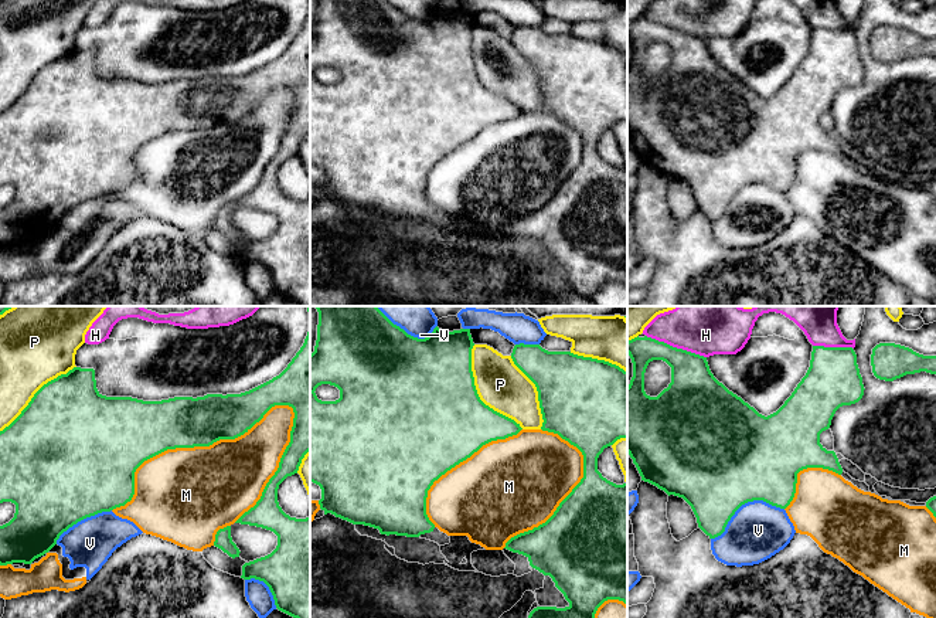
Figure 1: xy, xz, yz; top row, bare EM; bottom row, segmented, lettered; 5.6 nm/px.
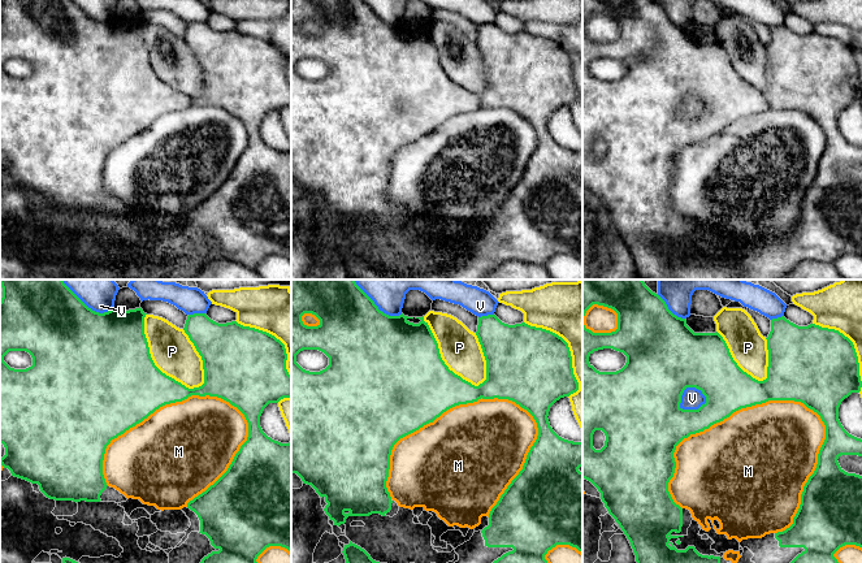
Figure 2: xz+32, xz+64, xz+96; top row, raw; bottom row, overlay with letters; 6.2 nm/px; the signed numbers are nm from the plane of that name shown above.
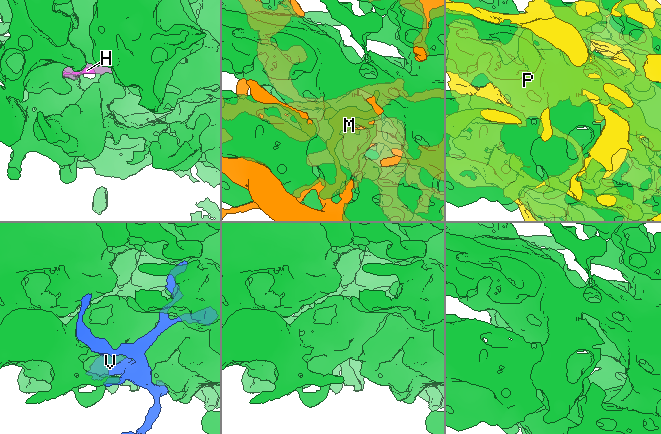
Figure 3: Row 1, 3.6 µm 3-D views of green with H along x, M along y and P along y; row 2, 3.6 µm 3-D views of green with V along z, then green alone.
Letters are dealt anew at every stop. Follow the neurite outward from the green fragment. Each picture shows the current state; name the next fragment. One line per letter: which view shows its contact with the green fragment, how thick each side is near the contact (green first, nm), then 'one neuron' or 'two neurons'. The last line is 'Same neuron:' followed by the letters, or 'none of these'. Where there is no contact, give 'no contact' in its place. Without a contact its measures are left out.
H: meets green in yz; 260 nm thick on the green side, 220 nm on the other; two neurons
M: meets green in xy; 300 nm thick on the green side, 500 nm on the other; two neurons
P: meets green in xz; 500 nm thick on the green side, 280 nm on the other; two neurons
V: meets green in yz; 500 nm thick on the green side, 320 nm on the other; two neurons
Same neuron: none of these

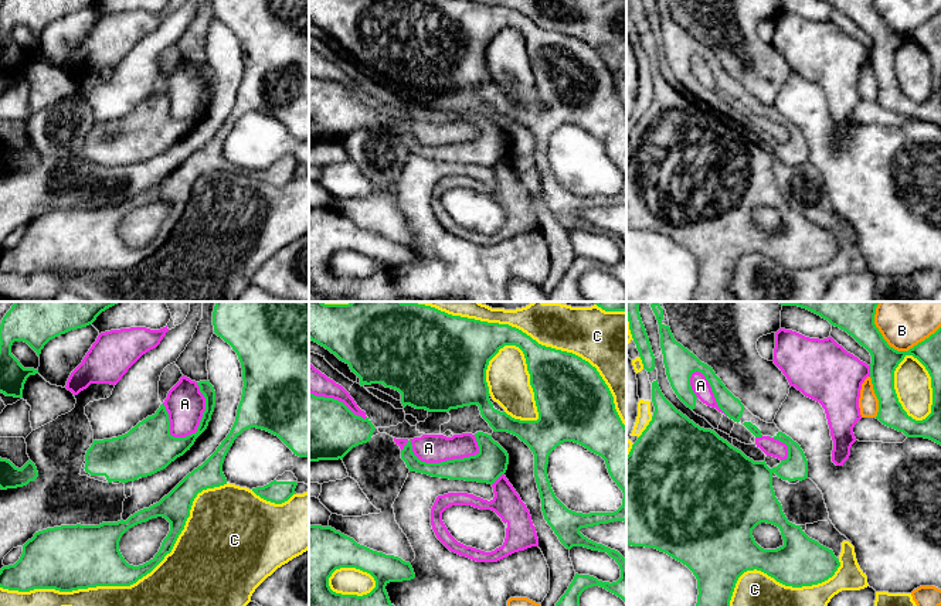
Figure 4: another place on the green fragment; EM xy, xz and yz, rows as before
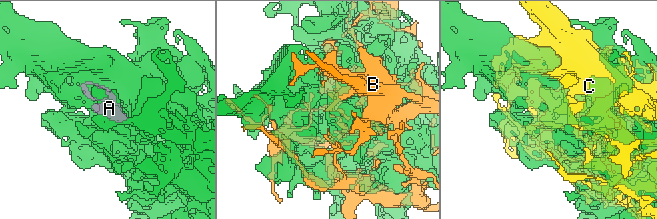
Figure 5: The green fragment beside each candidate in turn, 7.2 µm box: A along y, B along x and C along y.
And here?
A: meets green in xz; 170 nm thick on the green side, 160 nm on the other; one neuron
B: meets green in yz; 160 nm thick on the green side, 190 nm on the other; two neurons
C: meets green in xy; 300 nm thick on the green side, 480 nm on the other; two neurons
Same neuron: A

